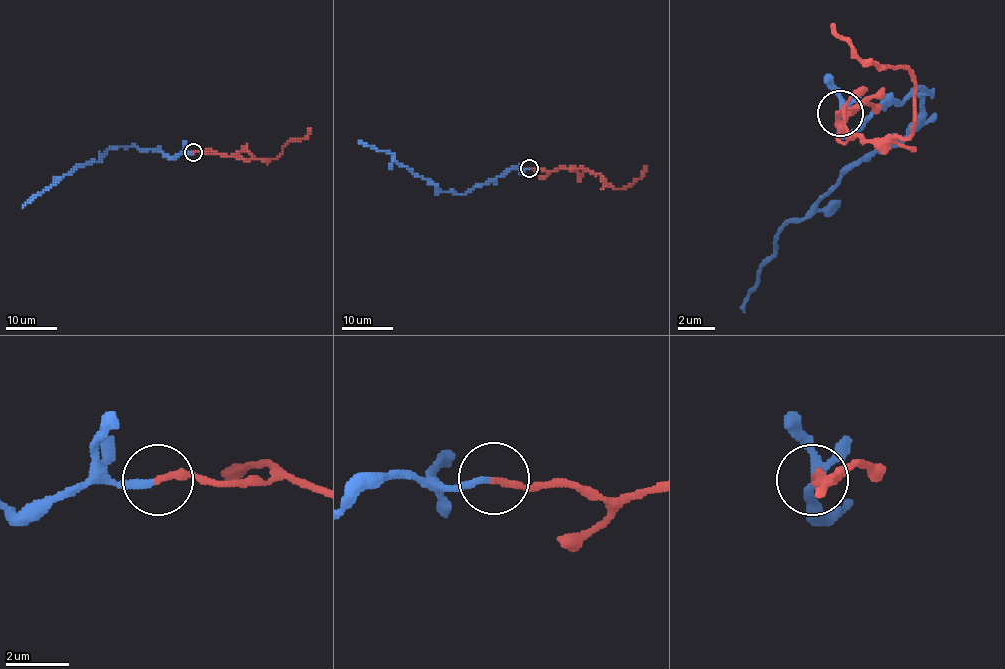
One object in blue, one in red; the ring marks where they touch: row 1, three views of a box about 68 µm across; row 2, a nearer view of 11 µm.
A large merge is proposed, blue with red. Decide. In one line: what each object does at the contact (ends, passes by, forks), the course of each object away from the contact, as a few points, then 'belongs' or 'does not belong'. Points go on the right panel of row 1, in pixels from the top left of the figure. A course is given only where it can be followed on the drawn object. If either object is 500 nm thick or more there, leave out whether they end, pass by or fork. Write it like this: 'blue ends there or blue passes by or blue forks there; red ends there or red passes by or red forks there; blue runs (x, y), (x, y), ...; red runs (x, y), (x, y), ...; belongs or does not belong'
blue ends there; red ends there; blue runs (839, 112), (848, 130), (912, 89), (930, 93), (903, 139), (862, 157), (779, 230), (743, 313); red runs (839, 112), (852, 112), (839, 139), (903, 139), (916, 80), (903, 66), (871, 66), (830, 25); does not belong

